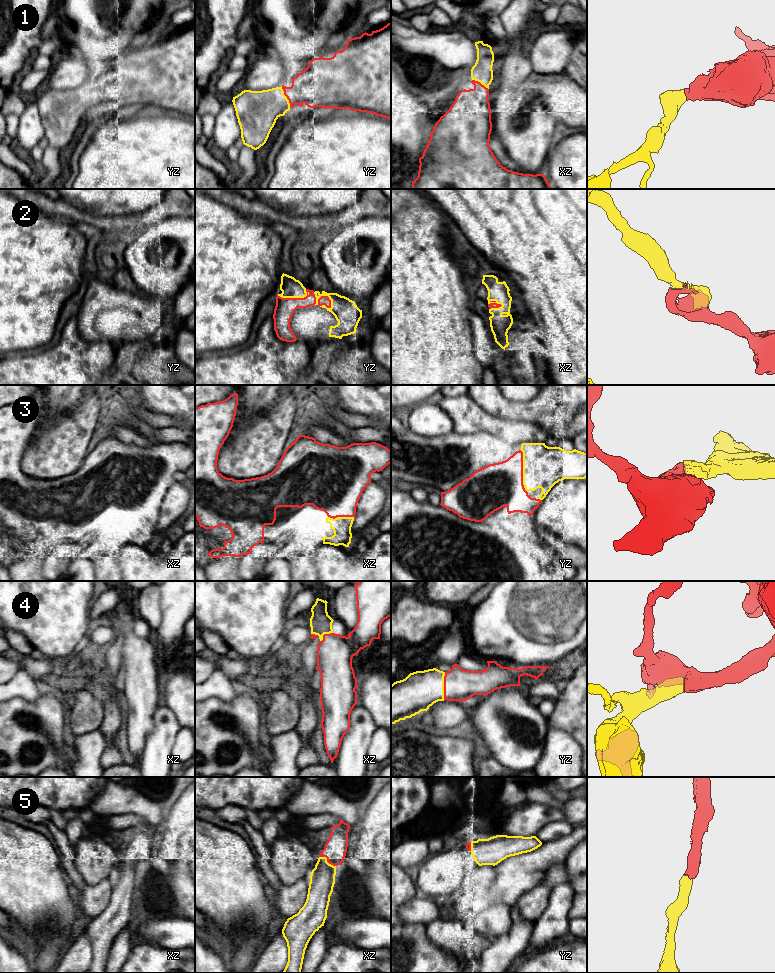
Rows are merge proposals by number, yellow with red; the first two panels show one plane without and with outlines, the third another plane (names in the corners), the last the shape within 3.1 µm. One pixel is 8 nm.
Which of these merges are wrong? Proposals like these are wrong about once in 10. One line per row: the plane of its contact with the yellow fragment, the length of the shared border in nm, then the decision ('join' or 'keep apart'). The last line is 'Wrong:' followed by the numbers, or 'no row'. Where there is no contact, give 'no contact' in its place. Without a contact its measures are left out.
1: meets yellow in yz; contact 170 nm long; join
2: meets yellow in yz; contact 200 nm long; join
3: meets yellow in yz; contact 360 nm long; join
4: meets yellow in yz; contact 220 nm long; join
5: meets yellow in xz; contact 160 nm long; join
Wrong: no row

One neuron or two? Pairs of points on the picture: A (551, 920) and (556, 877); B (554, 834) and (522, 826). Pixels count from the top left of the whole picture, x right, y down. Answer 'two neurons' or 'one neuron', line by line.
A: two neurons
B: two neurons

